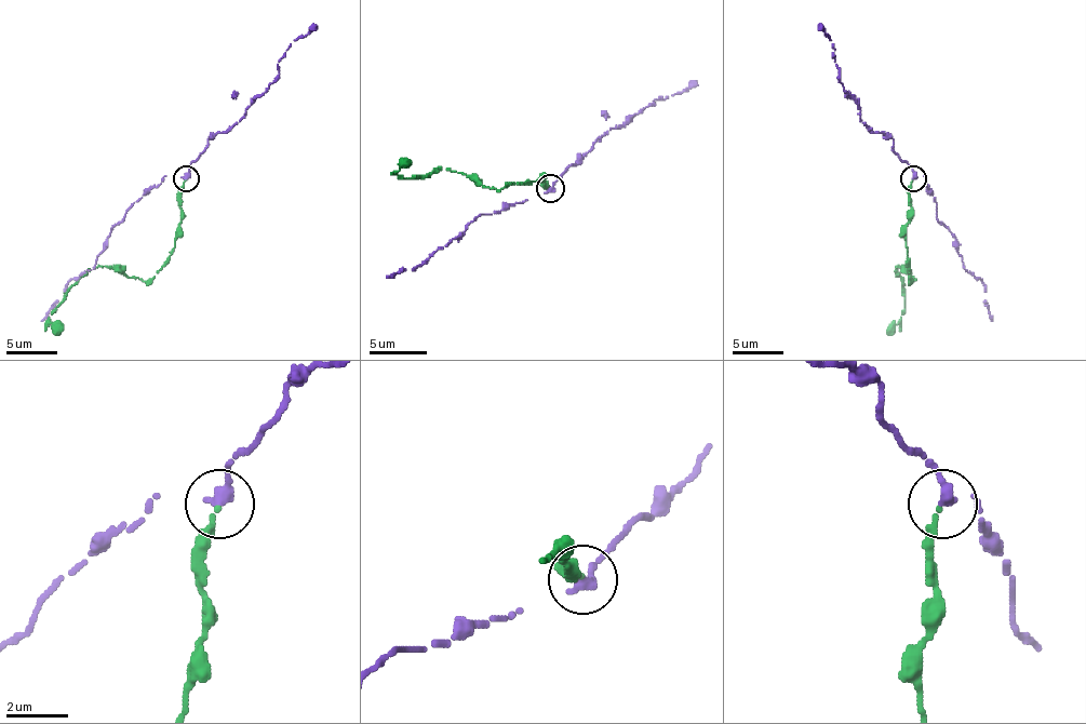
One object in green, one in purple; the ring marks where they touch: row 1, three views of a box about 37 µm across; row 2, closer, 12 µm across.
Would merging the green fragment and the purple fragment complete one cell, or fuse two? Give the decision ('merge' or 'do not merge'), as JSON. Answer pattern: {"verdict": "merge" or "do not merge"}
{"verdict": "do not merge"}

